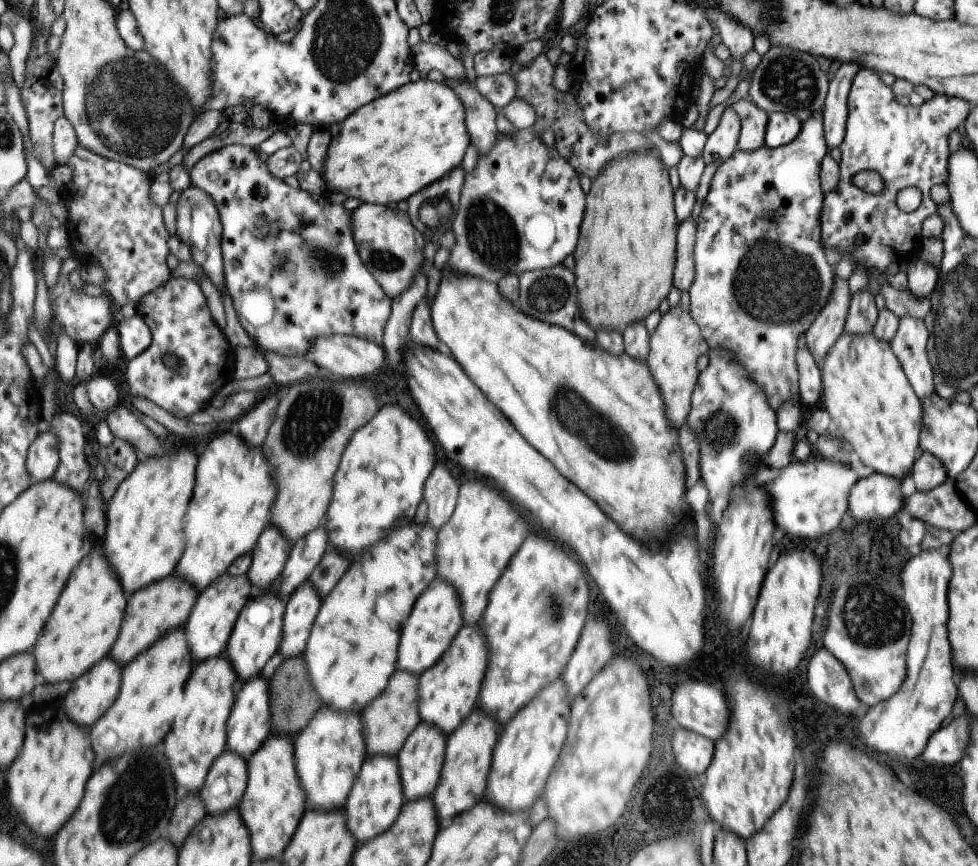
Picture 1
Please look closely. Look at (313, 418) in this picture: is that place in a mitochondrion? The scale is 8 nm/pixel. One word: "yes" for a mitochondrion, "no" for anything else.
yes

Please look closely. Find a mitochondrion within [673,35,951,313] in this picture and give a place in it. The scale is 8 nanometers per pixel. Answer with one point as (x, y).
(787, 81)

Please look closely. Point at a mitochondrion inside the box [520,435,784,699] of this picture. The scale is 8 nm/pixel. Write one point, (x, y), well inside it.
(555, 611)

